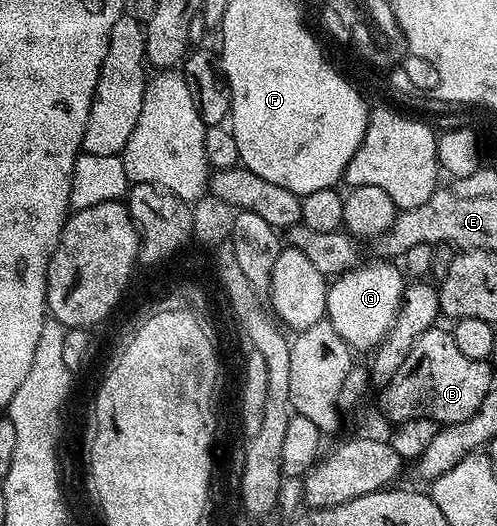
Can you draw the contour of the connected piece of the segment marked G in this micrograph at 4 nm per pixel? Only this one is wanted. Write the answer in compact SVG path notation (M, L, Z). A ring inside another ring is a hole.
M371 259L371 262L360 263L354 269L339 274L327 286L327 316L331 326L338 331L341 339L352 347L358 347L362 341L368 341L371 347L378 346L383 337L391 329L395 317L399 314L399 304L403 298L405 274L398 264L387 259Z

